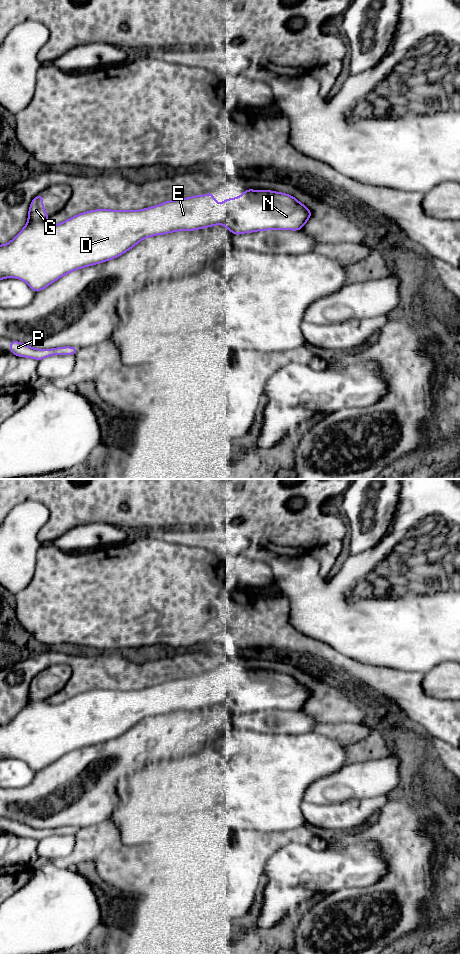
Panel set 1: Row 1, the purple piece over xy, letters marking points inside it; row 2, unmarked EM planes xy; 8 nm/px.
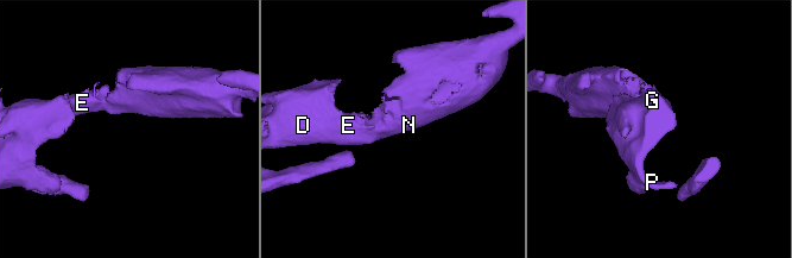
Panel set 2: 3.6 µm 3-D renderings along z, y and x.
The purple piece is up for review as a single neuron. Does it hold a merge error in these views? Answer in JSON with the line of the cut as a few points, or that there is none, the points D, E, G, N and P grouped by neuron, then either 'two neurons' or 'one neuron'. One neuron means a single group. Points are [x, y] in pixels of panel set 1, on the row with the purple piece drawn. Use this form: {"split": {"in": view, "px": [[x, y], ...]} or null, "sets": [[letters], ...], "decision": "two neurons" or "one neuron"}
{"split": null, "sets": [["D", "E", "G", "N", "P"]], "decision": "one neuron"}

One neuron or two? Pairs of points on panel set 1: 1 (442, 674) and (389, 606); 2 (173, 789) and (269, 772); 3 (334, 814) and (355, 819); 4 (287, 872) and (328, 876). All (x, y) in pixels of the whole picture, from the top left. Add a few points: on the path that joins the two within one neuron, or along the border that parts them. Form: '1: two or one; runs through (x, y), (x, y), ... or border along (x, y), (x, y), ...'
1: two; border along (449, 660), (438, 663), (424, 673)
2: one; runs through (197, 775), (245, 772)
3: one; runs through (339, 816), (350, 816)
4: one; runs through (297, 872), (318, 872)

